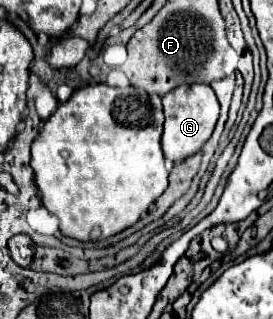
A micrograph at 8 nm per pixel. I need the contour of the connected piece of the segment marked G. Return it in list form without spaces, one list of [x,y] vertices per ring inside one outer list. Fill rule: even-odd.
[[[182,85],[172,89],[162,97],[164,103],[164,133],[162,133],[162,151],[164,157],[172,163],[180,163],[186,157],[198,153],[202,145],[210,139],[214,125],[218,121],[220,105],[216,93],[210,85]]]

